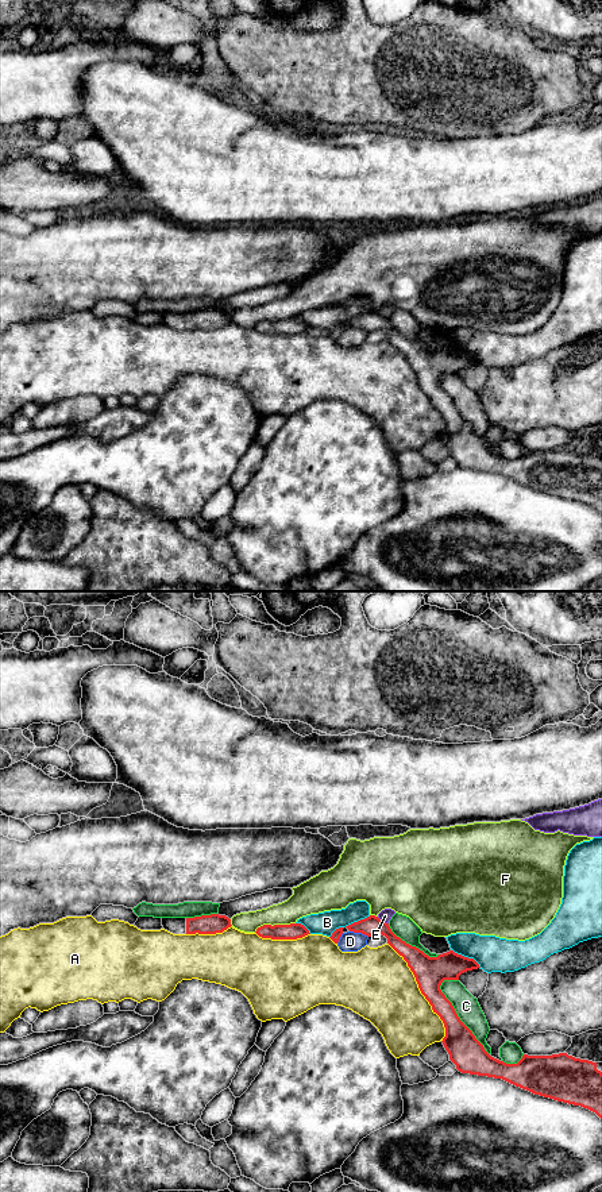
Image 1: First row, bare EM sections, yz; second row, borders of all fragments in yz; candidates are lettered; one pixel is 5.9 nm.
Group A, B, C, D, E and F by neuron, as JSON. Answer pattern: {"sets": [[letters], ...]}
{"sets": [["A", "B"], ["C"], ["D"], ["E"], ["F"]]}

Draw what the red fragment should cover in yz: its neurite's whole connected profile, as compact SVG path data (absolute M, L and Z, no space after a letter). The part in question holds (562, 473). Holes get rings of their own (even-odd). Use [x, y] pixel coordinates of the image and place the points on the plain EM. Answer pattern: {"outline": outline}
{"outline": "M375 310L346 323L367 332L385 331L387 339L404 352L421 389L444 418L445 432L441 437L459 467L502 474L535 490L587 504L602 514L602 467L597 464L597 458L559 448L524 450L517 459L506 459L491 452L460 416L440 381L444 375L459 375L462 369L481 363L474 354L454 346L429 352L397 332L389 319Z"}

